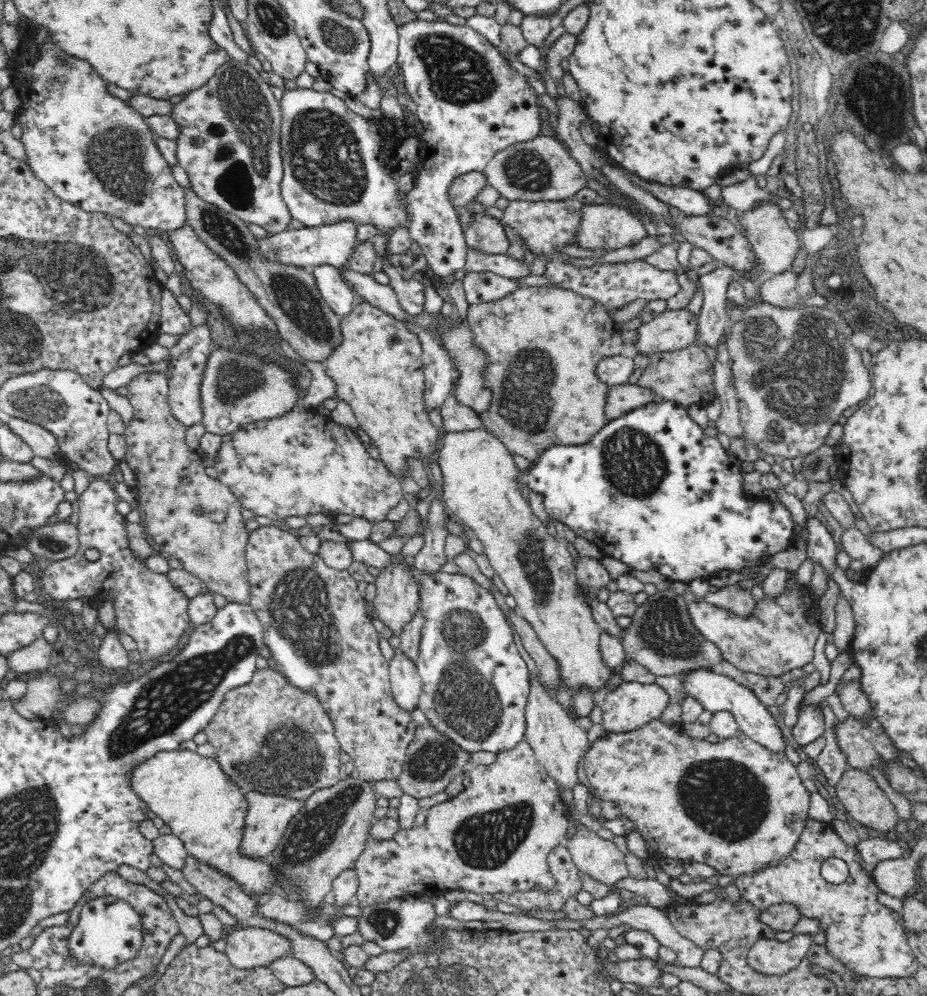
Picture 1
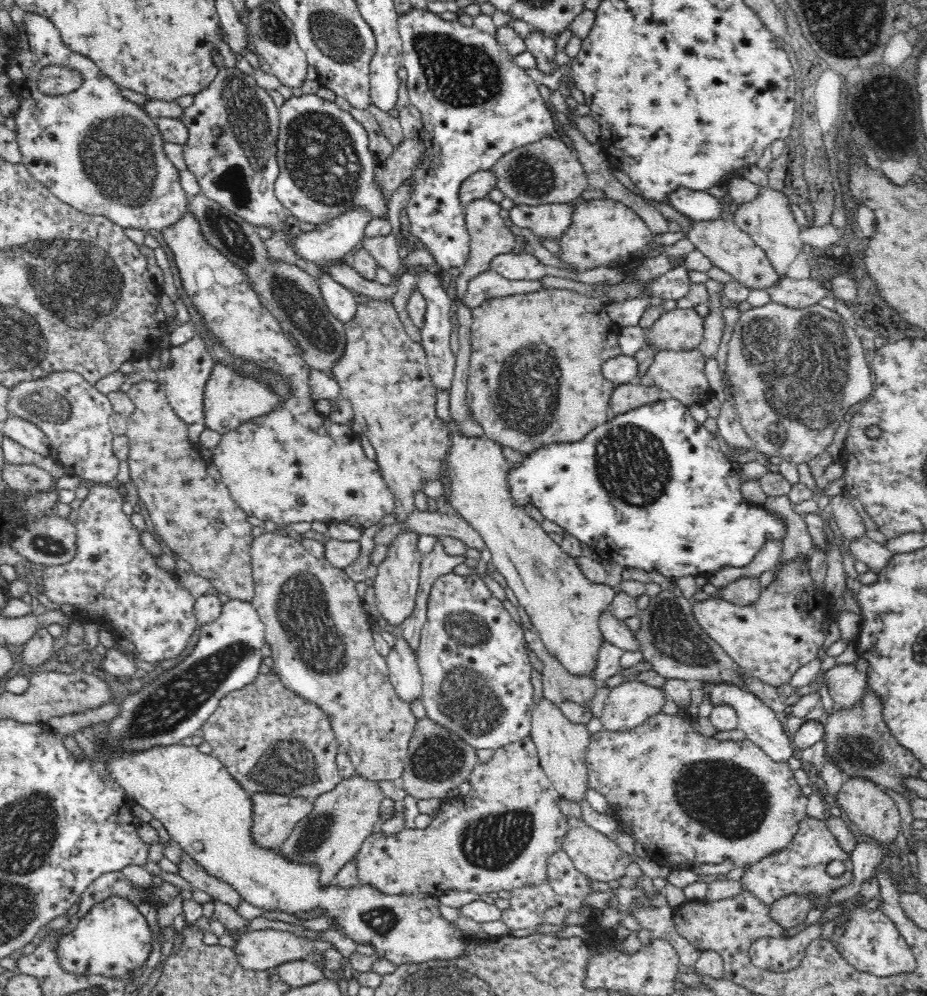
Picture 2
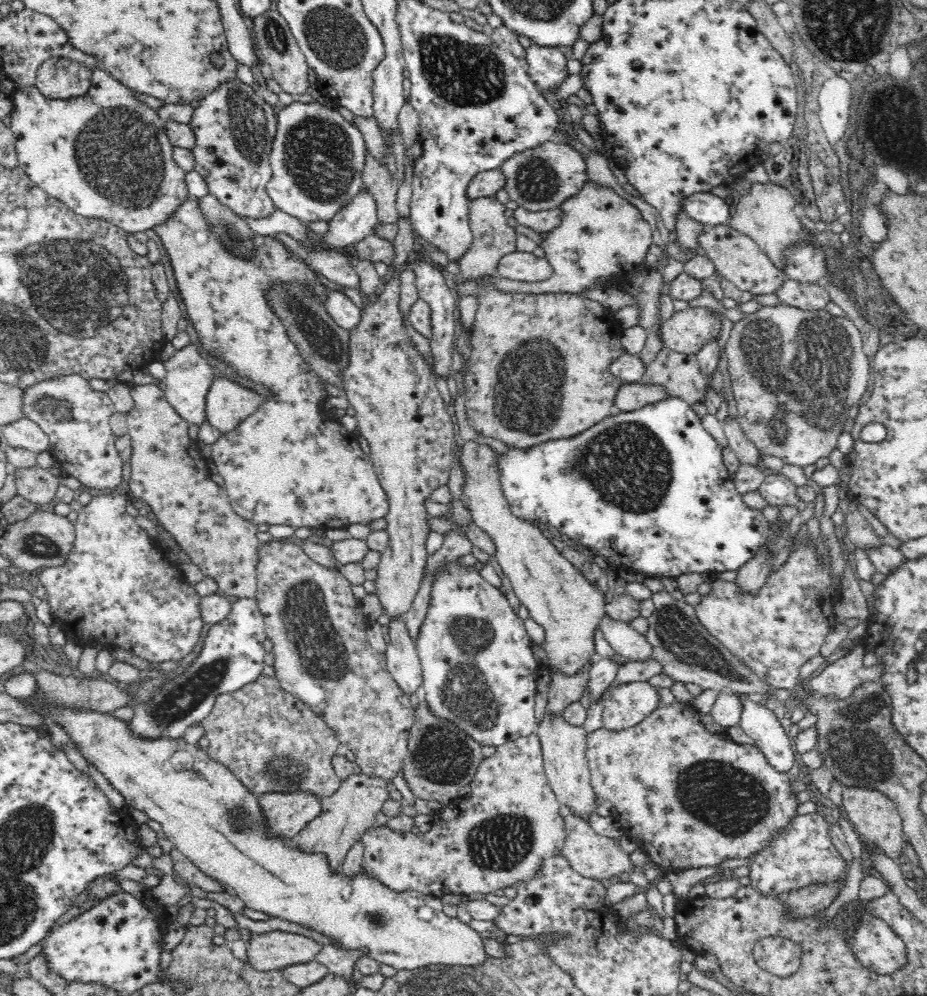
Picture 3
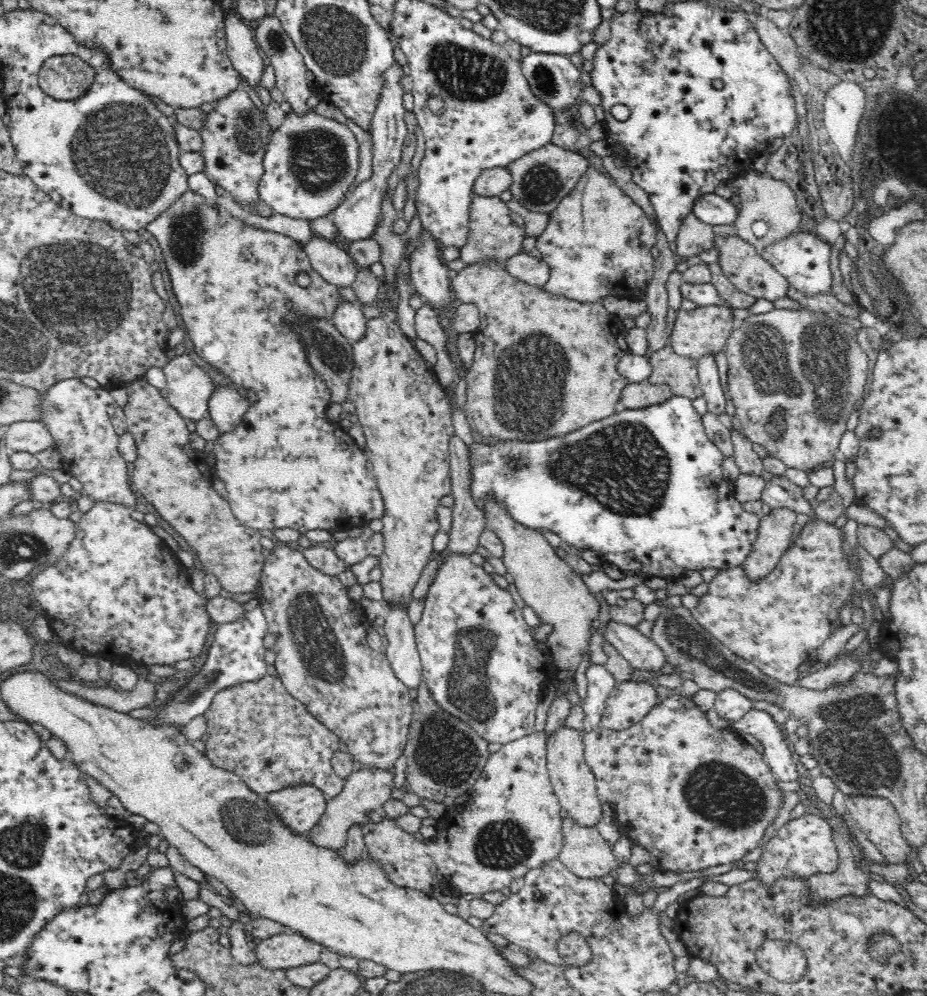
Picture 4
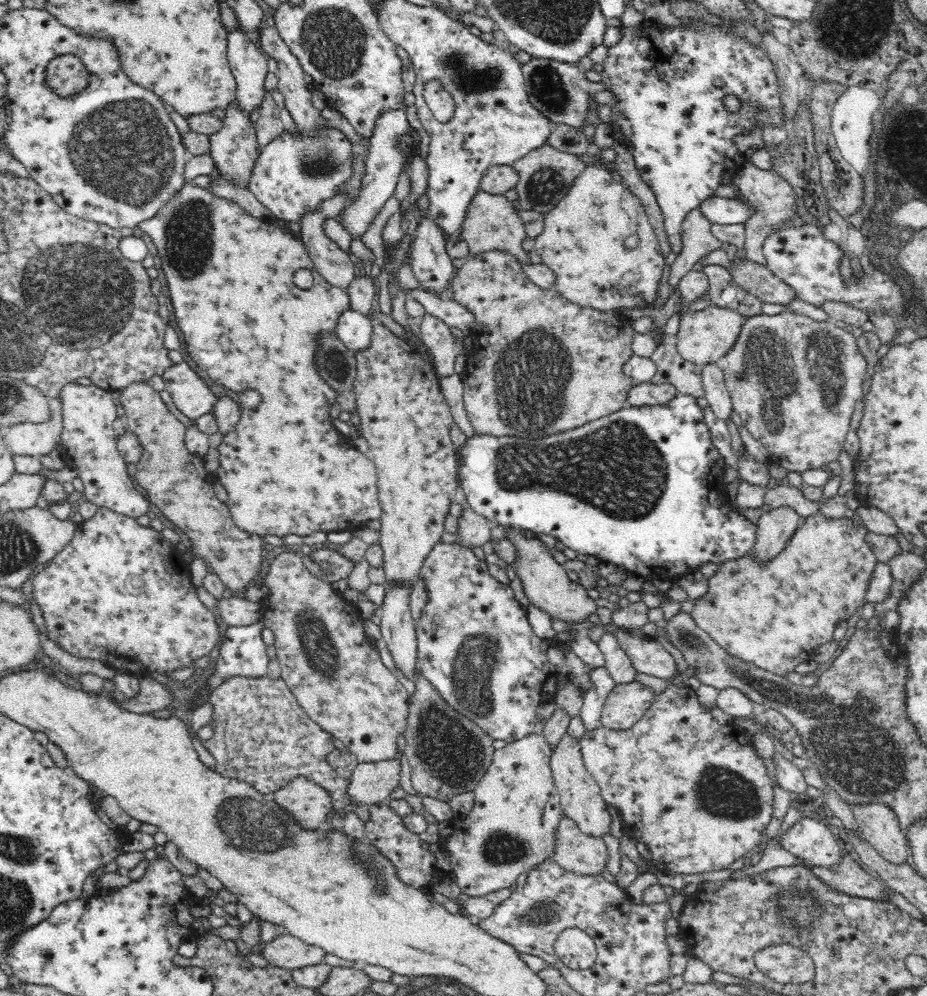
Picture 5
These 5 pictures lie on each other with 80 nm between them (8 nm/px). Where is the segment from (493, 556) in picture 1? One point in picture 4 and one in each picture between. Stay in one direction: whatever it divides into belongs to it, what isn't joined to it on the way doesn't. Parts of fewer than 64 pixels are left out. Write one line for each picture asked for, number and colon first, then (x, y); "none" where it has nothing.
2: (564, 606)
3: (558, 596)
4: (550, 587)

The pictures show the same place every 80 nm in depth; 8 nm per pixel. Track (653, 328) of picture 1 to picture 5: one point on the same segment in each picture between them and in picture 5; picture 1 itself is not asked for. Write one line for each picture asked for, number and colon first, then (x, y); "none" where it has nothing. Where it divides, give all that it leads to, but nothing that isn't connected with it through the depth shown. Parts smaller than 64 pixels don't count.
2: (681, 329)
3: (687, 331)
4: (703, 331)
5: (704, 337)

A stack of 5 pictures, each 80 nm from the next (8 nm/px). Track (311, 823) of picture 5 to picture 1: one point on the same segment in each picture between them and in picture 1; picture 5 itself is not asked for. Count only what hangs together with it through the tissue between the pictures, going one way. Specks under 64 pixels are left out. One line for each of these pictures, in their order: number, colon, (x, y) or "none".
1: (267, 817)
2: (274, 816)
3: (287, 813)
4: (301, 806)

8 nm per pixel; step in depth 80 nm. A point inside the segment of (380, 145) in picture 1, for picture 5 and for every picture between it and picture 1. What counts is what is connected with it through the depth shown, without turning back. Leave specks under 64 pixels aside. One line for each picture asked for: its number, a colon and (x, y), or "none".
2: (326, 168)
3: (317, 158)
4: (310, 162)
5: (291, 176)

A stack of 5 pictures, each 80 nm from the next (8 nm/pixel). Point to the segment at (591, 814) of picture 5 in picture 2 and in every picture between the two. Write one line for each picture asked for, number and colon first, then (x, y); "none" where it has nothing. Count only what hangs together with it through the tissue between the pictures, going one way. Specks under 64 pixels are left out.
2: (561, 745)
3: (564, 746)
4: (574, 784)

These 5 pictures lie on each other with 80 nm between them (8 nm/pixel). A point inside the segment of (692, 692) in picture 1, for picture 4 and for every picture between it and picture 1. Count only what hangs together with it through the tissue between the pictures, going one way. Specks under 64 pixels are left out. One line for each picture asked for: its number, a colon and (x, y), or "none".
2: (760, 724)
3: (760, 723)
4: (759, 724)

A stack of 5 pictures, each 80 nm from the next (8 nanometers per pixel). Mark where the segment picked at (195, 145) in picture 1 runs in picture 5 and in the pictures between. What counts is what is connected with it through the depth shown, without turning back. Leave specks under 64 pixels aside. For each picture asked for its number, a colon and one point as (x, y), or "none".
2: (233, 125)
3: (234, 127)
4: (236, 136)
5: (235, 150)

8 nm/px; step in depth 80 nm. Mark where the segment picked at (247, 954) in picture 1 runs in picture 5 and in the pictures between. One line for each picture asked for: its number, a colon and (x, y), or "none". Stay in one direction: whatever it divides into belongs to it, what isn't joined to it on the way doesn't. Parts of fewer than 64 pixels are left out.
2: (260, 950)
3: (275, 950)
4: (282, 951)
5: (288, 952)

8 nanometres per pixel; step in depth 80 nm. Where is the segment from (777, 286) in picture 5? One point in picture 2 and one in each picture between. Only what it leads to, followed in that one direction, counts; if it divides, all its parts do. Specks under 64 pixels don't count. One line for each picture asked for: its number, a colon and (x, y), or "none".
2: (729, 248)
3: (737, 257)
4: (751, 273)

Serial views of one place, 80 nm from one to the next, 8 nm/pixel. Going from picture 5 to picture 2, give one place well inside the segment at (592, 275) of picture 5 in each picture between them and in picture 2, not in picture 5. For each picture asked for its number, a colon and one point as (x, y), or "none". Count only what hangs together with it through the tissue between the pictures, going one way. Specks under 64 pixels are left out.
2: (606, 232)
3: (601, 236)
4: (597, 243)

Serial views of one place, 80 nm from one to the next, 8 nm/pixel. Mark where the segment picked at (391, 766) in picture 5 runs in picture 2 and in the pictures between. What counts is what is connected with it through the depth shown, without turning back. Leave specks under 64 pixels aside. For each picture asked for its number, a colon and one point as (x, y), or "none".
2: (333, 833)
3: (351, 810)
4: (367, 789)

